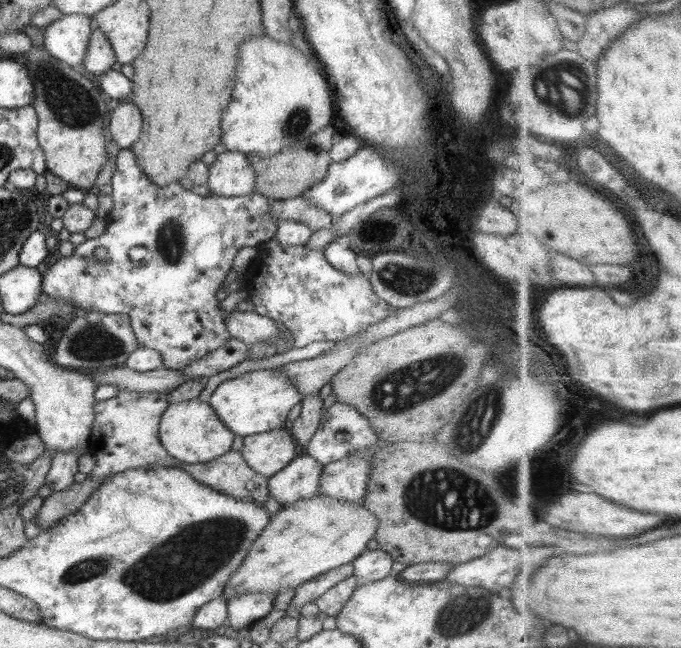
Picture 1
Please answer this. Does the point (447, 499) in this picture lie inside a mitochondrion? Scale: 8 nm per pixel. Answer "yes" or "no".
yes

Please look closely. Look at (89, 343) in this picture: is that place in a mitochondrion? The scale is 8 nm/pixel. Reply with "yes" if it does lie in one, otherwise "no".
yes

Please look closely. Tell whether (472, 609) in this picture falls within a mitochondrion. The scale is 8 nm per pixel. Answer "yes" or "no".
yes

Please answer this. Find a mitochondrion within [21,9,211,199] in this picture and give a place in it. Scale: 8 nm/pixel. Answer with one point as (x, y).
(69, 103)

